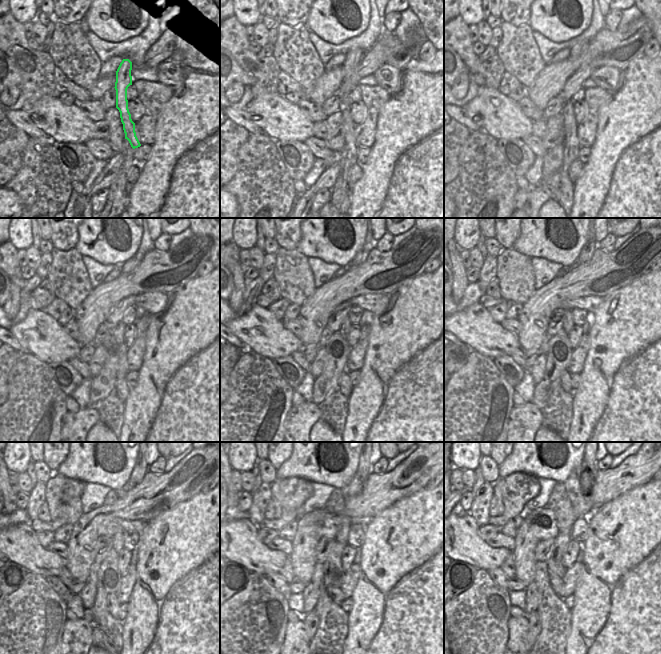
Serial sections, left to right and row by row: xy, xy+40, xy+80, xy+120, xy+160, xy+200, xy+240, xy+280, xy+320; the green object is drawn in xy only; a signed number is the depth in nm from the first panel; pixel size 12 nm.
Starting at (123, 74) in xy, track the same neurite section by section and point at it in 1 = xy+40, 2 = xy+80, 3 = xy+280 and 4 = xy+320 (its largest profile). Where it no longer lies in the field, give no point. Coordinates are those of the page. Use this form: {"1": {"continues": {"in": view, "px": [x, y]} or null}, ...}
{"1": {"continues": {"in": "xy+40", "px": [353, 57]}}, "2": {"continues": {"in": "xy+80", "px": [579, 50]}}, "3": {"continues": {"in": "xy+280", "px": [364, 469]}}, "4": {"continues": {"in": "xy+320", "px": [586, 462]}}}

